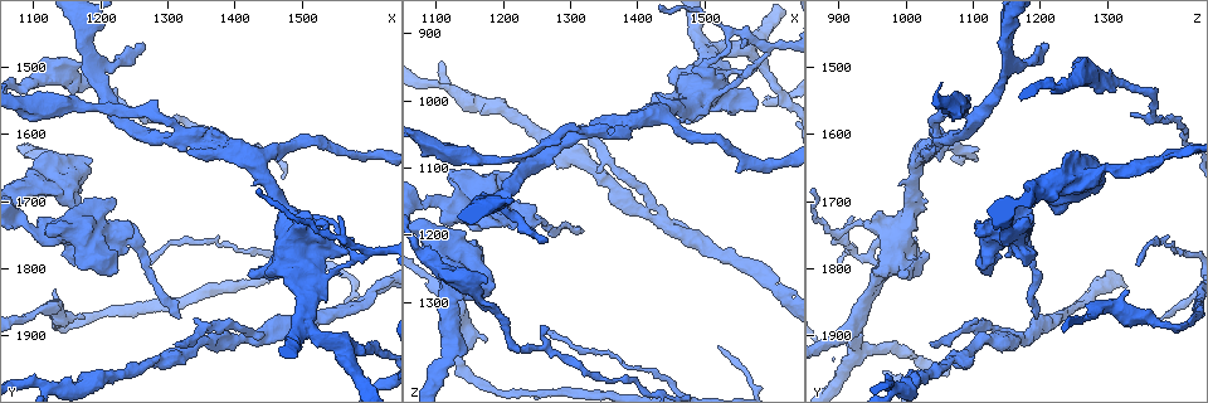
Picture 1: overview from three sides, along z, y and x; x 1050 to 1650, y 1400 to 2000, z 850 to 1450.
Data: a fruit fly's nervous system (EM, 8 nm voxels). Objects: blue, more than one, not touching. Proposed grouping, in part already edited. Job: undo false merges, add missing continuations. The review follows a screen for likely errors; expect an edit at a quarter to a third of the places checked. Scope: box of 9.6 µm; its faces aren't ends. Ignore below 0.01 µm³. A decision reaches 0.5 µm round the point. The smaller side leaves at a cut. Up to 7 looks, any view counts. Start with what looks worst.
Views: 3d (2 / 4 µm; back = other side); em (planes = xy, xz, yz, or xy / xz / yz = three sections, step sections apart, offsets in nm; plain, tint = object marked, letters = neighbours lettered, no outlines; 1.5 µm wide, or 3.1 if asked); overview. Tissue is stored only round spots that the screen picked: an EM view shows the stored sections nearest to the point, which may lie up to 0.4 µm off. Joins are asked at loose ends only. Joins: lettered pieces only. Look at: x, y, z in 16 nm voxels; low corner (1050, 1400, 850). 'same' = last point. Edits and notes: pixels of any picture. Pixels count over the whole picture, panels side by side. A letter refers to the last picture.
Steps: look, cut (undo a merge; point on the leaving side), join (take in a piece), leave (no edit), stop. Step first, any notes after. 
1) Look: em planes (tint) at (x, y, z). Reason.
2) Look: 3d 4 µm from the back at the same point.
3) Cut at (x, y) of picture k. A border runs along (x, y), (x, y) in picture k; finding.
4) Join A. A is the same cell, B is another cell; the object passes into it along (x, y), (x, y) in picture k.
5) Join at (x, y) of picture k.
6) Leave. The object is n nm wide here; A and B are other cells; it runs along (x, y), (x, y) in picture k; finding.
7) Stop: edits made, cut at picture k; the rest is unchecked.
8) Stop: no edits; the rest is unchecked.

Look: em xy step 4 (tint) at (1180, 1875, 1360). An open end.

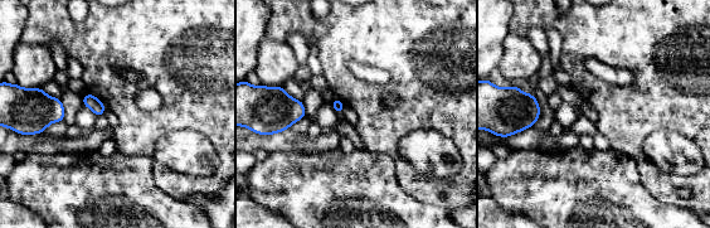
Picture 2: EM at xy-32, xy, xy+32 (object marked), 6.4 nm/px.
Look: em planes (tint) at the same point.

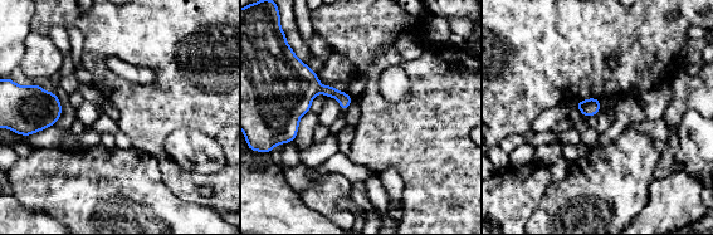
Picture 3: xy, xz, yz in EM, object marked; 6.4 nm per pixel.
Look: em planes (letters) at the same point. What lies round it.

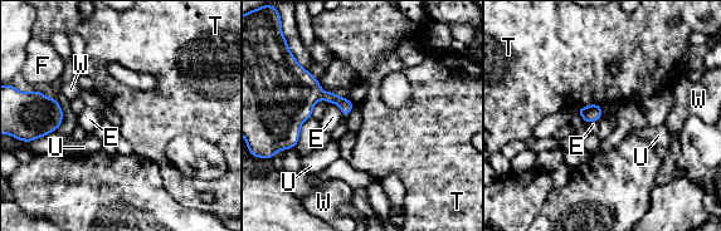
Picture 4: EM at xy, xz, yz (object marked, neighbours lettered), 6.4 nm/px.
Leave. E, F, T, U and W are other cells; none of them fits.

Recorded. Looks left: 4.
Look: 3d 4 µm at (1160, 1720, 1220). Stops while still wide.

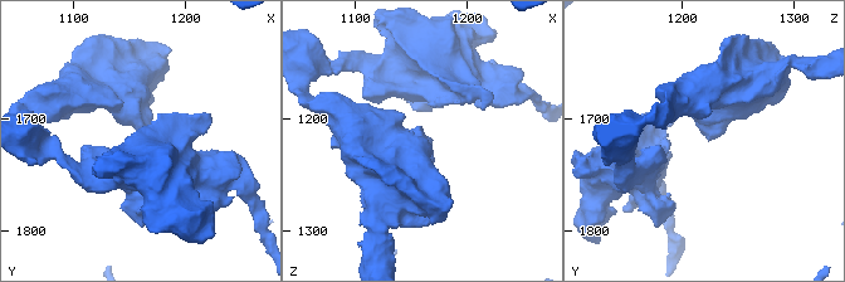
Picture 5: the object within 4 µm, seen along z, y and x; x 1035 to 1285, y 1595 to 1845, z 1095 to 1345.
Look: em yz step 4 (letters) at the same point.

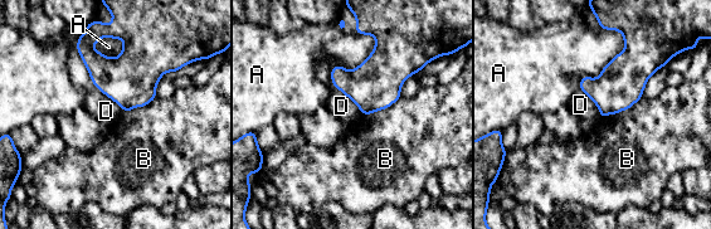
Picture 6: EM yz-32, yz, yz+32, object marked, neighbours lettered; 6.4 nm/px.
Look: em planes (letters) at the same point.

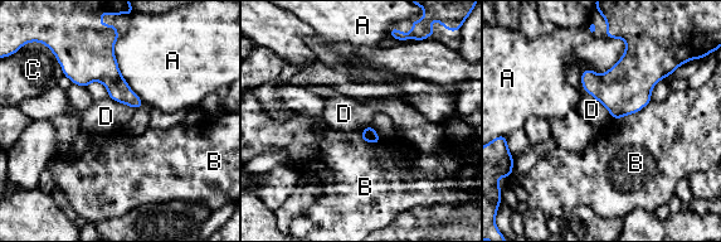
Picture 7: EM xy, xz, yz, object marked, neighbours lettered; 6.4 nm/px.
Leave. A, B, C and D are other cells; no lettered piece goes on from it.

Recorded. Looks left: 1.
Stop: no edits; the rest is unchecked.

